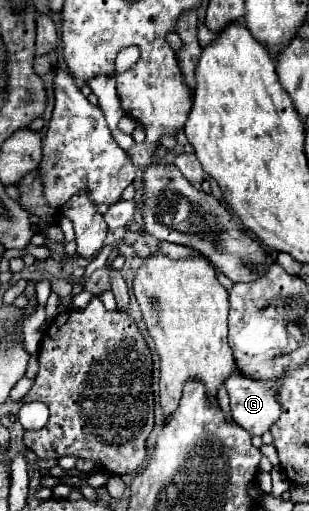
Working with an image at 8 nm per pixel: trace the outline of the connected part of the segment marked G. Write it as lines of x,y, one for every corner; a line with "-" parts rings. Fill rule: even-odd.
234,374
226,380
226,390
236,424
252,436
262,436
278,420
280,404
274,400
276,386

